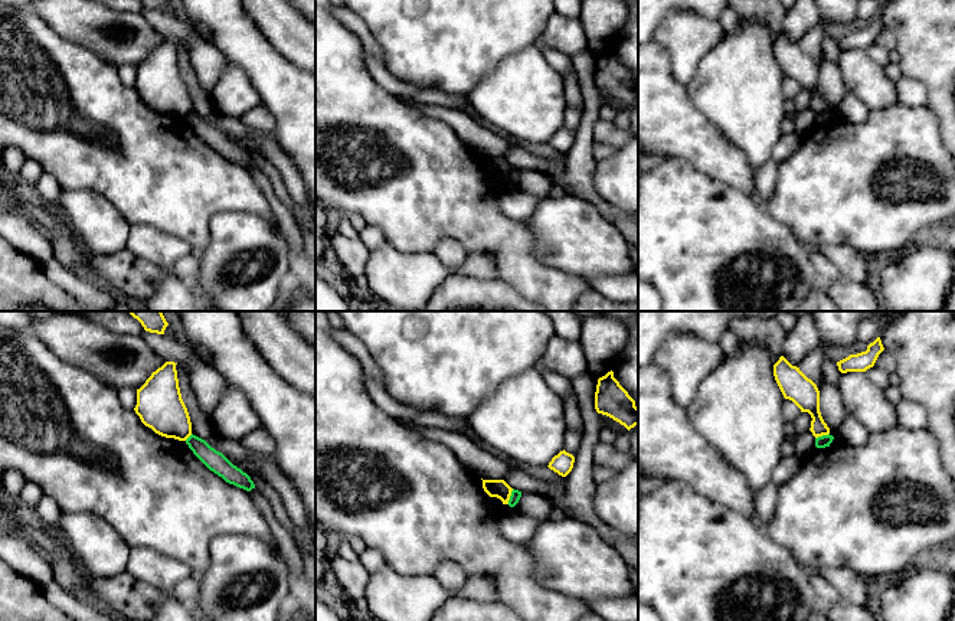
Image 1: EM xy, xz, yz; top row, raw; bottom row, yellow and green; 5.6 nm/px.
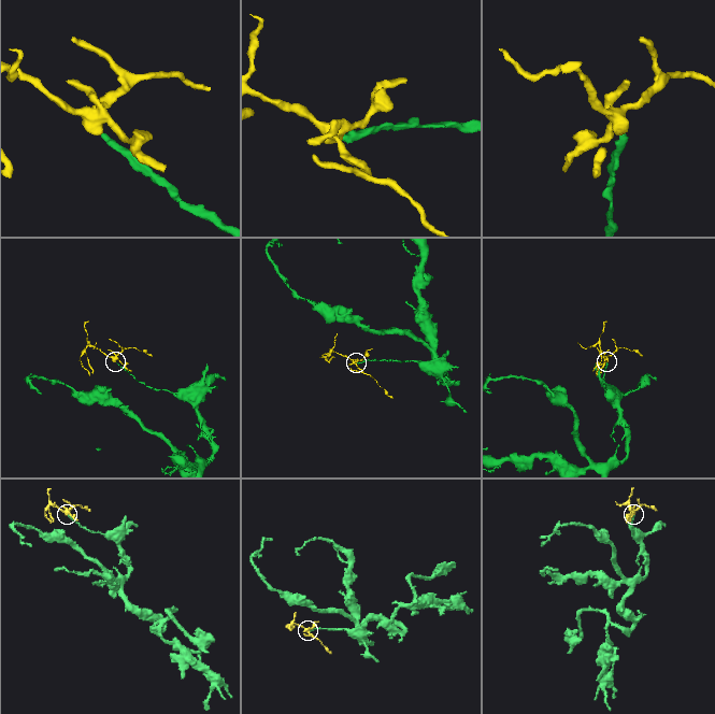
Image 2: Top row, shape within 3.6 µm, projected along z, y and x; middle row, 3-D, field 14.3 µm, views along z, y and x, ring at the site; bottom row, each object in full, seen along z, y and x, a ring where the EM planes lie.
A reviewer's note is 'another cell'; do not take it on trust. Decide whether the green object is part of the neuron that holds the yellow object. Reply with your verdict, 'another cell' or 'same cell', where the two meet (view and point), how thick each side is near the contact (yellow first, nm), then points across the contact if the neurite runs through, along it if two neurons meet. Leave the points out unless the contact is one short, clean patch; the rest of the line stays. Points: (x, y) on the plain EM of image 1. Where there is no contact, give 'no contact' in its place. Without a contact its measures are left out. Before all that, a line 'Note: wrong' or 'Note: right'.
Note: right
another cell; meets yellow in xz at (510, 172); 100 nm thick on the yellow side, 60 nm on the other; border along xz (513, 166), (507, 180)

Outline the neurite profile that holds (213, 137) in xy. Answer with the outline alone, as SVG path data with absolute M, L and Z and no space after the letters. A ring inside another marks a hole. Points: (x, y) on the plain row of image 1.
M192 111L186 117L186 121L210 148L222 154L226 160L246 169L255 166L254 158L246 150L233 143L222 130L212 125L205 117Z

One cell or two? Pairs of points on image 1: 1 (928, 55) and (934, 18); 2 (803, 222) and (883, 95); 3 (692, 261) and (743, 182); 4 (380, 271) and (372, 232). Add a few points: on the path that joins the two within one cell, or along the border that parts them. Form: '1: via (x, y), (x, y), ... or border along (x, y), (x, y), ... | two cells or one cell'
1: via (934, 46), (934, 26) | one cell
2: border along (896, 103), (870, 110) | two cells
3: border along (707, 175), (739, 188), (751, 196) | two cells
4: border along (385, 241), (370, 251) | two cells

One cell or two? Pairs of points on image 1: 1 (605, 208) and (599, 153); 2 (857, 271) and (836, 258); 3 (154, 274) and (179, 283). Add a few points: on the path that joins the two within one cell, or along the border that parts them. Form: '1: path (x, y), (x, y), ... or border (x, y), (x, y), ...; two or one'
1: border (592, 141), (592, 156), (597, 162); two
2: path (852, 265), (841, 260); one
3: border (166, 271), (162, 283), (150, 296); two

